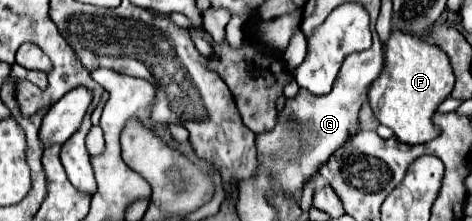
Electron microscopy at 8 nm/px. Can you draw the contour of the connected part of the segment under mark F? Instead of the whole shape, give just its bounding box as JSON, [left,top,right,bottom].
[368,31,455,145]

